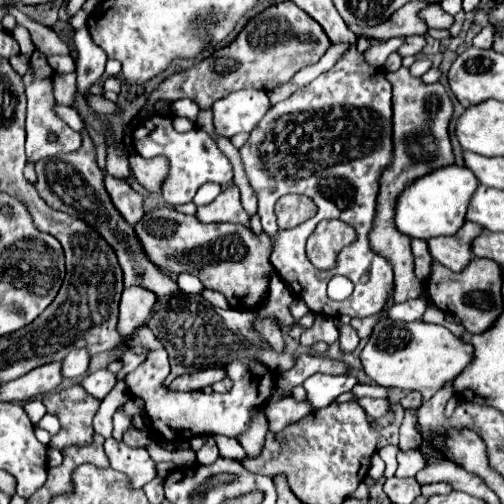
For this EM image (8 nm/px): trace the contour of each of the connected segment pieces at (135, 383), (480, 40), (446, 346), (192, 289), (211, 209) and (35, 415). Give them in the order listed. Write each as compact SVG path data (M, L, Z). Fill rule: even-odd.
M154 350L150 352L148 360L134 372L126 376L128 390L134 396L142 396L144 400L144 410L150 418L150 428L154 434L158 434L164 440L178 440L184 430L188 430L190 436L200 436L200 434L224 434L224 436L238 436L242 430L248 428L250 424L250 412L258 406L262 406L274 388L274 376L270 370L260 366L254 360L236 360L232 364L224 366L227 375L232 378L234 386L226 394L206 394L206 392L168 392L164 386L164 380L170 372L168 364L168 354L164 350ZM254 376L258 382L266 382L266 392L264 396L258 394L258 382L254 382Z
M488 25L486 28L482 28L476 38L474 38L474 46L481 49L491 49L494 40L493 26Z
M384 318L374 326L374 332L360 352L364 372L382 386L382 376L394 376L394 386L400 390L416 390L422 394L422 402L428 402L440 388L454 382L456 376L474 360L474 348L468 342L456 338L448 328L440 324L398 322Z
M188 272L181 273L177 276L177 284L180 290L186 294L199 294L204 288L199 278Z
M230 186L222 190L222 194L214 202L198 206L196 218L202 222L240 222L240 224L248 224L250 220L240 204L238 186Z
M32 398L32 400L28 400L28 402L24 404L24 410L26 410L28 418L30 418L34 424L38 424L40 418L46 414L46 406L42 404L40 398Z

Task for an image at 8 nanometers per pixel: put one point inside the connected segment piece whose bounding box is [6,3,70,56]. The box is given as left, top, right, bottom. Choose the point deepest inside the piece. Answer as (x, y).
(47, 42)

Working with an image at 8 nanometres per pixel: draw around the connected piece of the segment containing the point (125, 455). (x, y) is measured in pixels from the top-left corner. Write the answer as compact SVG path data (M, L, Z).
M108 438L104 442L104 448L106 456L110 458L110 466L126 474L132 488L144 488L144 484L156 476L156 464L144 448L130 448L114 438Z

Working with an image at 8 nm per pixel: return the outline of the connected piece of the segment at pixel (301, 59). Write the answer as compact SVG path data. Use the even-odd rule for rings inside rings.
M292 2L274 4L266 8L262 14L258 14L256 18L252 18L230 46L218 50L216 54L198 62L196 66L166 78L158 86L158 90L152 92L148 104L144 106L144 114L152 112L154 102L162 98L172 100L172 102L178 98L190 98L202 110L206 110L216 100L242 88L270 92L286 84L298 70L316 64L328 48L330 48L330 40L322 32L318 22L316 22L316 34L314 34L312 16L308 16L302 8L298 8ZM248 40L250 40L250 46L248 46Z

